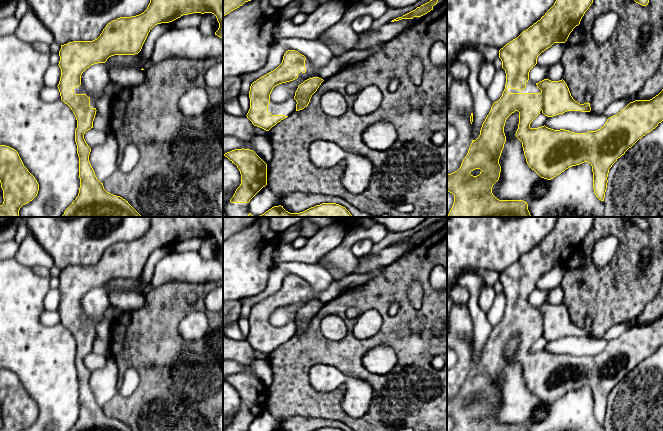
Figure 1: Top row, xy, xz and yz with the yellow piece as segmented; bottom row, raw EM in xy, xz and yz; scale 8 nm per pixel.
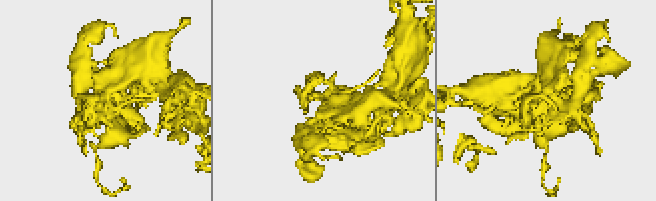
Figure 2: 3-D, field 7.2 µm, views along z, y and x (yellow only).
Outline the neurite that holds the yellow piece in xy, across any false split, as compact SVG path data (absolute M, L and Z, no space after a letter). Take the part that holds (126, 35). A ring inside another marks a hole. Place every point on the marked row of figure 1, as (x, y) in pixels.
M150 0L147 9L143 13L131 17L120 17L108 23L97 39L93 41L73 41L61 45L58 64L61 69L61 77L57 87L61 100L71 108L77 120L75 142L79 157L80 178L78 196L65 210L62 217L142 217L128 201L104 189L103 183L97 179L90 164L91 148L86 143L84 134L93 128L97 110L94 99L88 96L87 91L81 85L81 75L91 65L105 63L111 56L138 54L148 33L155 25L169 23L183 15L193 13L214 14L219 23L215 35L223 39L223 0Z

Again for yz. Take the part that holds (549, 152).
M556 0L554 5L536 23L523 31L517 38L507 43L499 50L502 68L506 73L505 89L500 99L493 103L489 114L482 124L480 135L472 140L468 153L463 159L460 168L447 175L447 192L454 195L454 203L448 217L531 217L527 202L523 200L499 200L492 193L493 185L499 180L501 166L499 159L506 142L504 126L507 118L515 111L519 112L519 124L516 137L522 142L526 162L541 178L551 180L572 166L588 162L592 166L593 189L596 197L604 201L607 189L609 169L625 152L639 139L655 129L663 121L663 89L650 100L635 100L630 102L618 114L609 117L603 127L596 131L575 133L569 130L554 130L544 126L531 128L531 122L541 113L547 117L563 114L567 111L590 112L590 103L580 104L573 99L565 81L551 81L544 79L534 83L529 79L530 70L537 64L538 56L554 43L565 43L573 31L580 24L585 12L593 0Z

